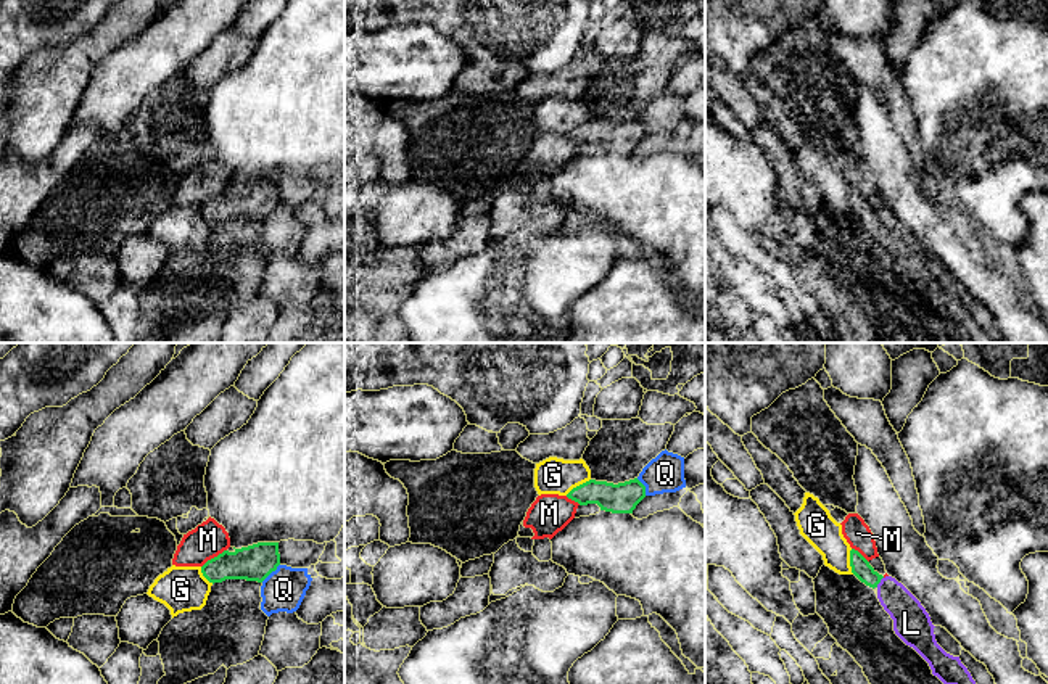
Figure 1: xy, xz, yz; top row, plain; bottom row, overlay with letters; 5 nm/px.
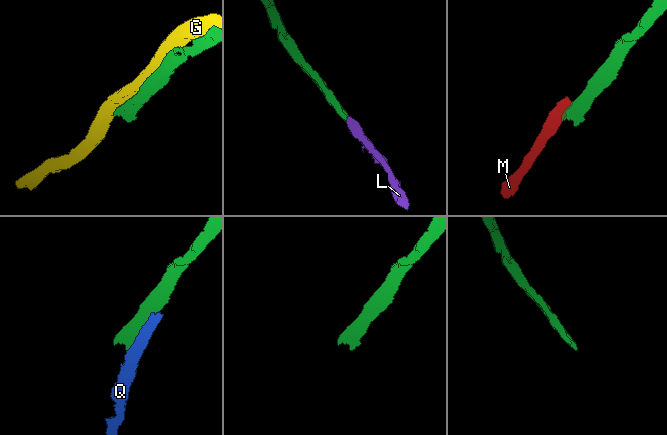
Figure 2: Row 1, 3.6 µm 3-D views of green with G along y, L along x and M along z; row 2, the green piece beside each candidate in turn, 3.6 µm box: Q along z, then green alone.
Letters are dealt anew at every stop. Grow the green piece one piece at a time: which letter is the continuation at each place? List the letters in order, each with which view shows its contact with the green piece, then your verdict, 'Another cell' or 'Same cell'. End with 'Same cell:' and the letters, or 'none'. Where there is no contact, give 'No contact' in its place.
G: Touches green in yz. Another cell
L: Touches green in yz. Same cell
M: Touches green in xy. Another cell
Q: Touches green in xy. Another cell
Same cell: L

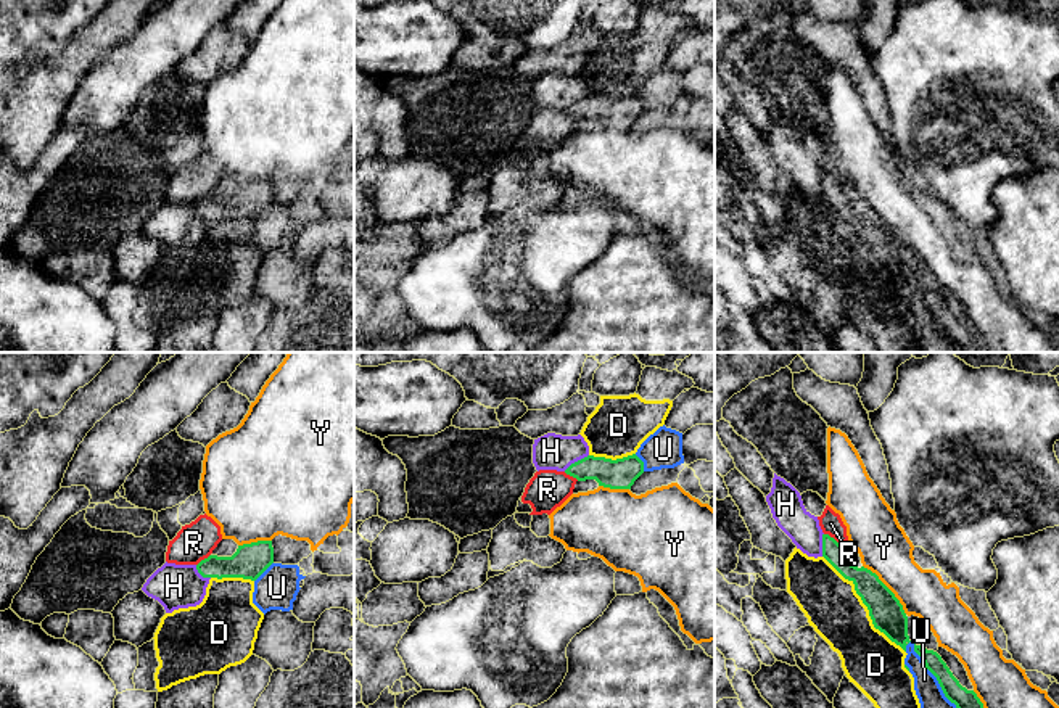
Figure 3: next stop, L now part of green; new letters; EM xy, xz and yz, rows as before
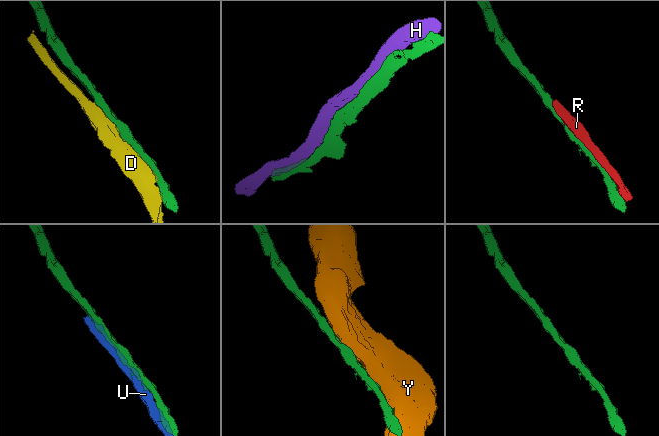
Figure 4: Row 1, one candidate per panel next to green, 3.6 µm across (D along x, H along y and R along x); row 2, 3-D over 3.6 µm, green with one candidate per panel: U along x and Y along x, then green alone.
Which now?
D: Touches green in yz. Another cell
H: Touches green in xz. Another cell
R: Touches green in yz. Another cell
U: Touches green in yz. Another cell
Y: Touches green in yz. Another cell
Same cell: none

